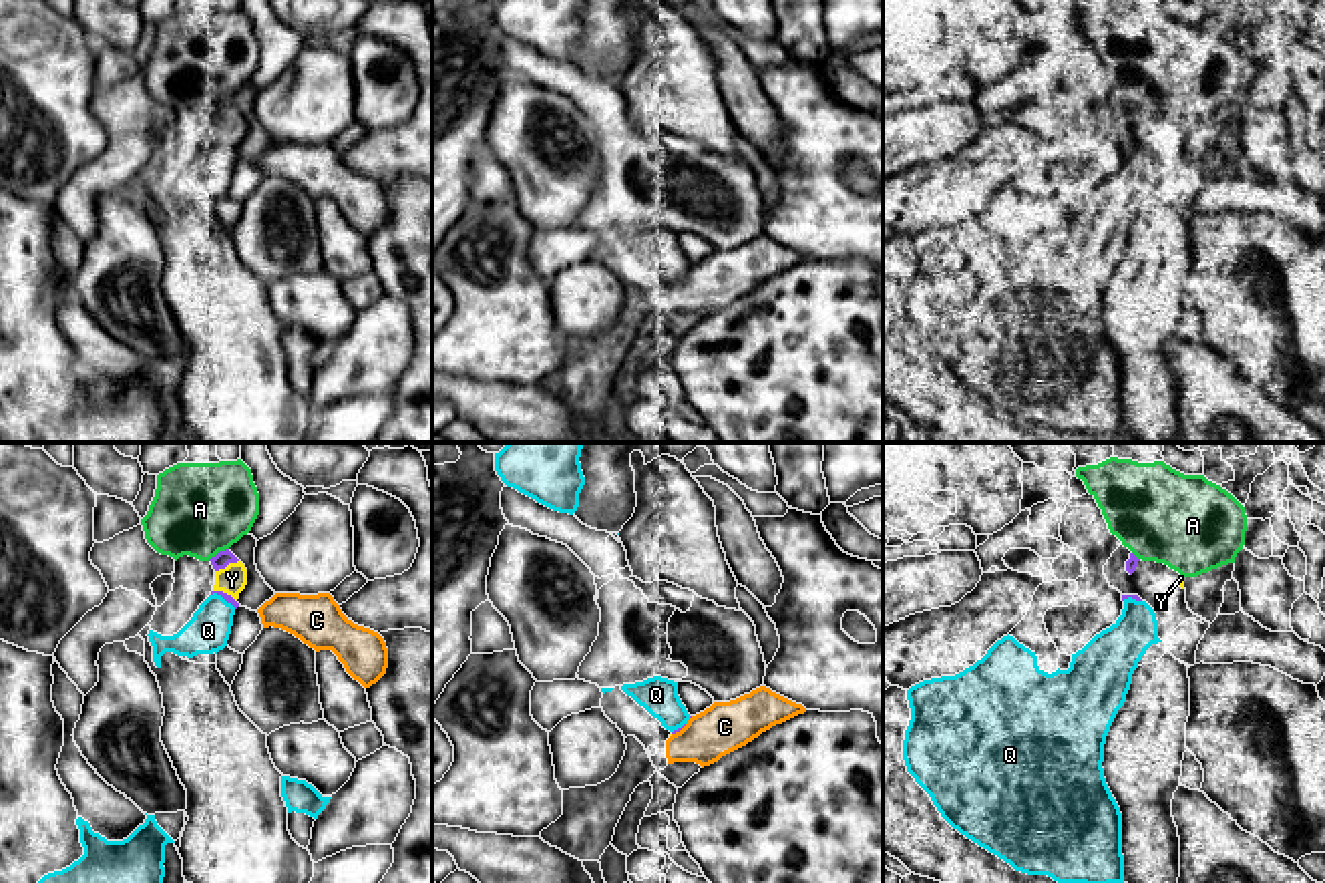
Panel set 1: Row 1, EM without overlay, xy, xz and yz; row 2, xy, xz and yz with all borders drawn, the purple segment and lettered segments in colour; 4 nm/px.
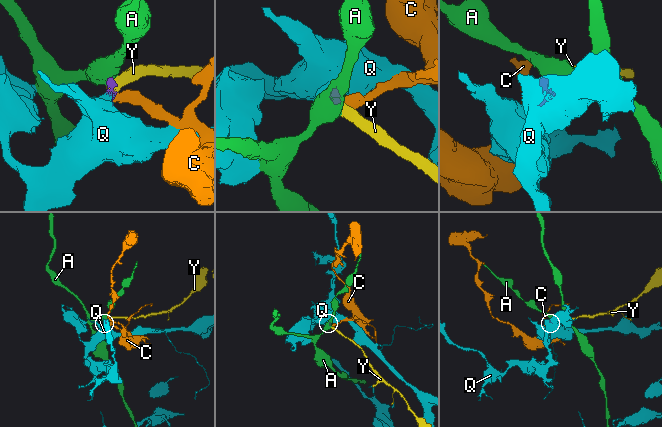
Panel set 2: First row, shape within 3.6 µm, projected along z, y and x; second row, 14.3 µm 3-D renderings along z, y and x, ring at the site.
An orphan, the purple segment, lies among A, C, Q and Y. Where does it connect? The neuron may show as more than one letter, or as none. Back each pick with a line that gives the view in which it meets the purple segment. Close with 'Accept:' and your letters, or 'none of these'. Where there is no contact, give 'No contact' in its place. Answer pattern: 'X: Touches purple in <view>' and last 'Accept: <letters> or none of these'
Q: Touches purple in xy
Y: Touches purple in xy
Accept: Q, Y

